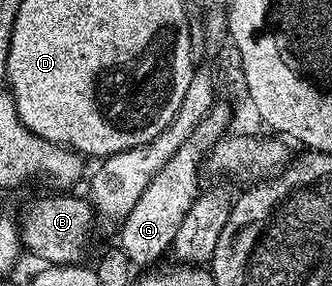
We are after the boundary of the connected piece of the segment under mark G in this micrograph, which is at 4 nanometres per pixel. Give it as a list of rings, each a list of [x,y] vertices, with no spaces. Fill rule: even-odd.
[[[223,103],[212,106],[208,116],[202,118],[196,124],[192,134],[179,145],[166,167],[162,167],[150,181],[146,183],[146,189],[142,195],[138,195],[138,203],[126,215],[120,229],[120,241],[118,247],[126,251],[126,255],[132,260],[133,266],[153,266],[158,257],[167,254],[174,243],[174,235],[178,235],[178,227],[182,227],[182,219],[186,219],[186,211],[194,203],[194,199],[200,196],[200,165],[205,164],[206,158],[211,153],[221,137],[225,136],[228,120],[232,113]]]

